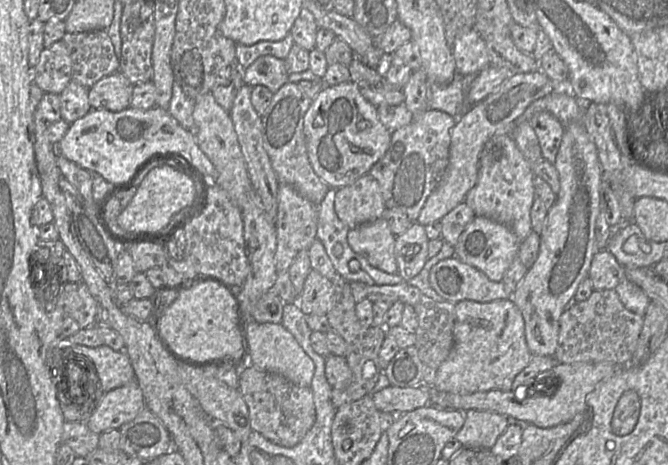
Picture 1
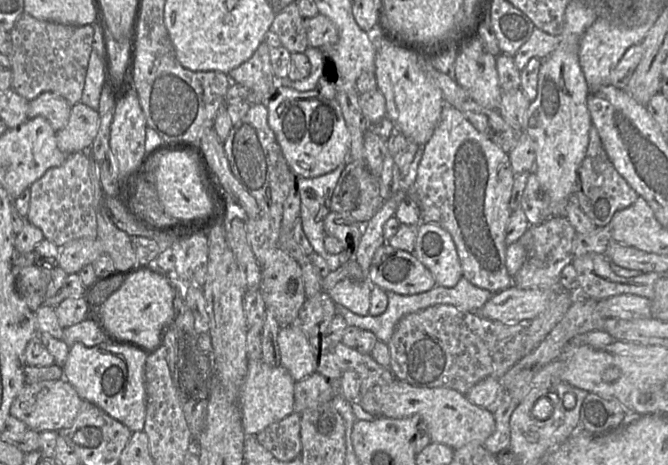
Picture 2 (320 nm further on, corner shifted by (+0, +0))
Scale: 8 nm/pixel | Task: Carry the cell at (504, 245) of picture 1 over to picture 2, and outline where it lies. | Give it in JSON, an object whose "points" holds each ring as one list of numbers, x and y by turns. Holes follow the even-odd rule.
{"points":[[421,222,412,253,432,274,438,286,451,288,463,277,456,246,440,225]]}

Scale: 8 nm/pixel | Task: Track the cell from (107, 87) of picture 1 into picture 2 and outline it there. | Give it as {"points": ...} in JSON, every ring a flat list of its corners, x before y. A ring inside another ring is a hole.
{"points":[[44,92,29,101,28,119,43,117,55,131,63,129,69,120,71,105,64,97,54,92]]}

